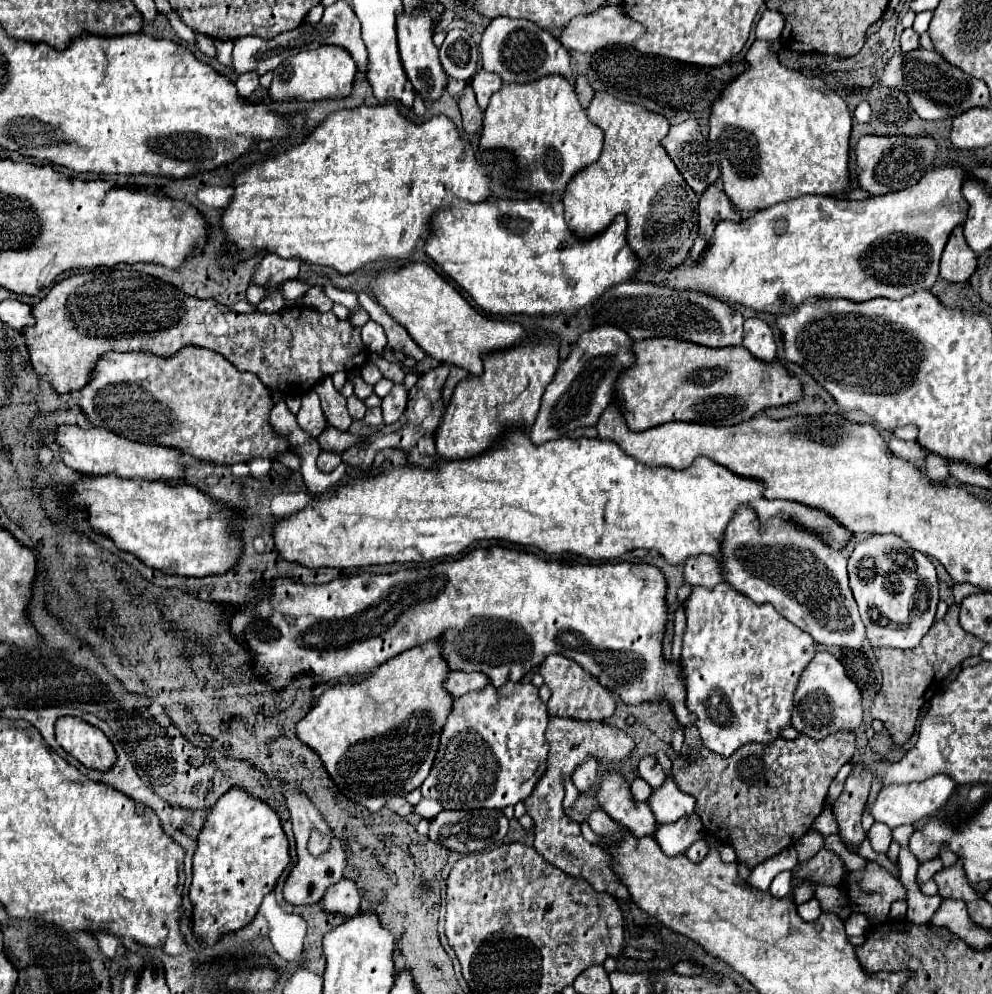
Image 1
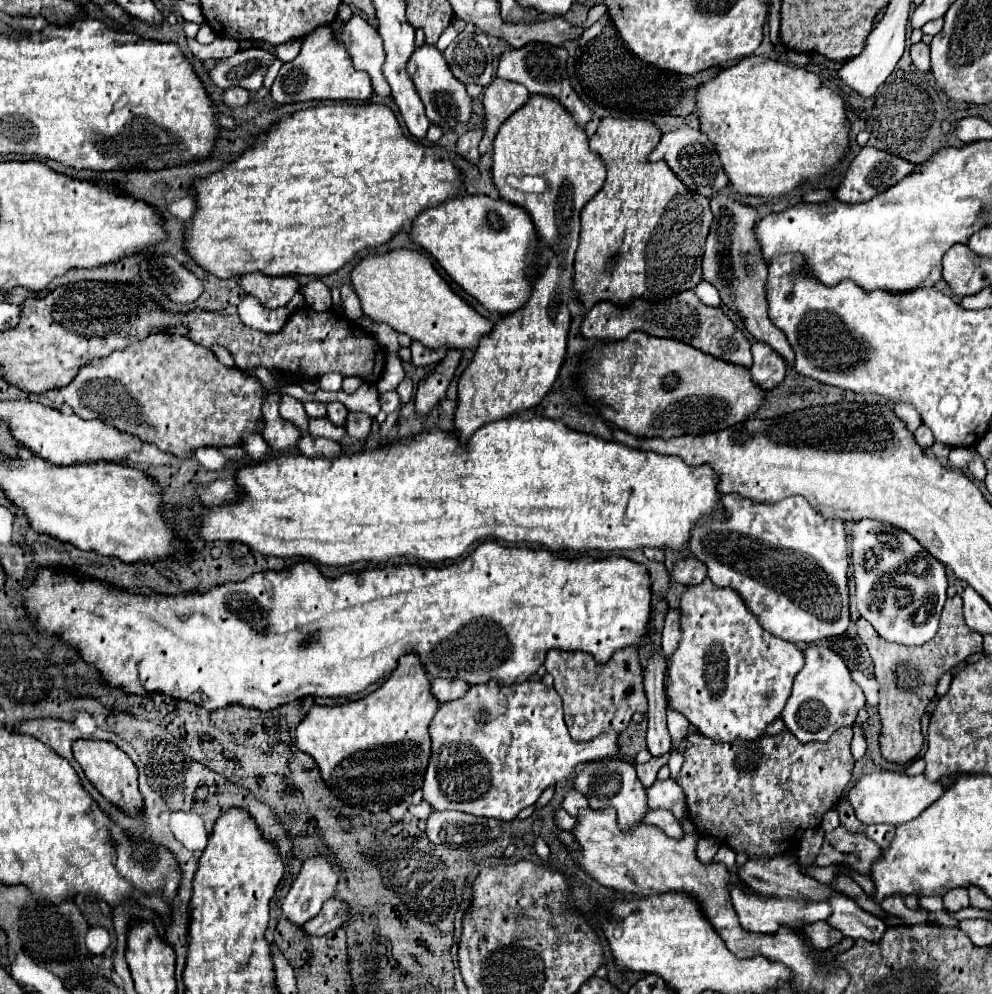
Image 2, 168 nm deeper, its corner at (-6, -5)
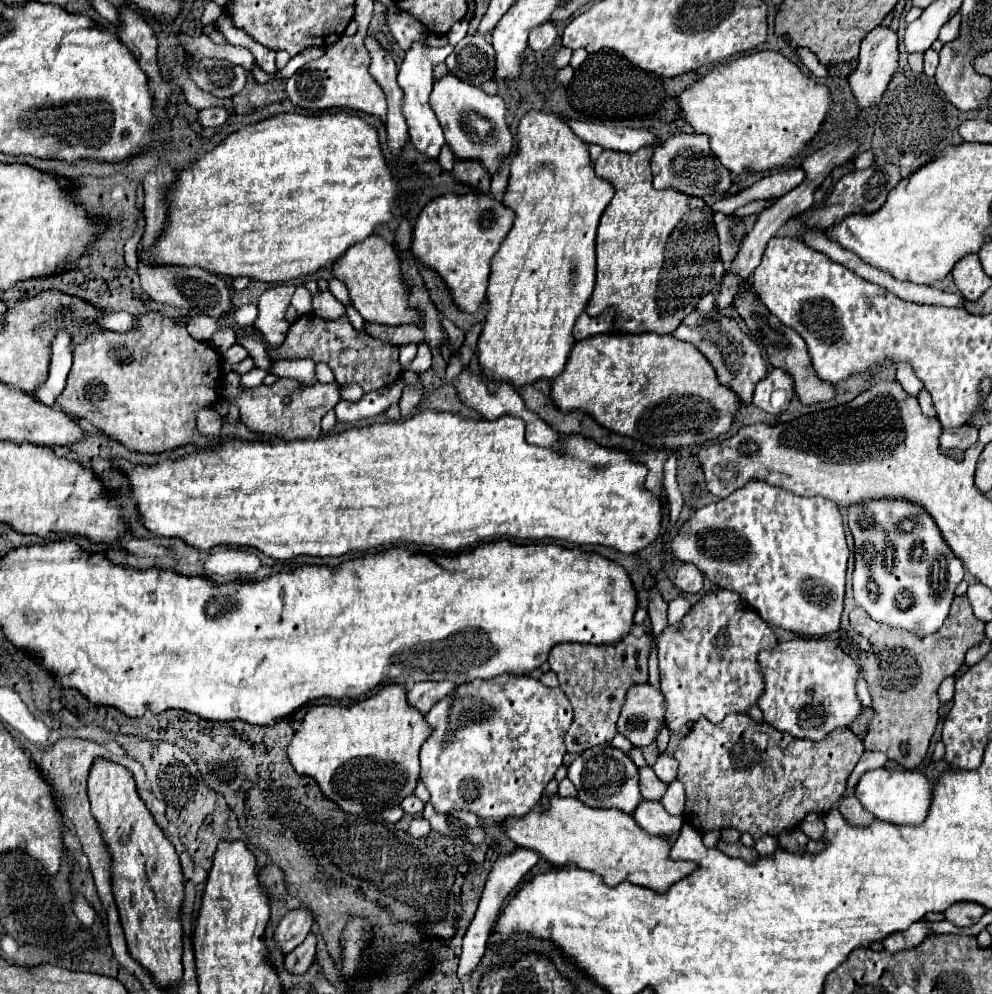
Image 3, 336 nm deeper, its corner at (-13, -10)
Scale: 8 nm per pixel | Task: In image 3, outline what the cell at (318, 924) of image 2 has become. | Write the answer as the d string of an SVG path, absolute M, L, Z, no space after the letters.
M311 933L299 947L295 947L295 951L285 955L285 967L295 975L303 975L315 961L315 949L317 949L317 939Z

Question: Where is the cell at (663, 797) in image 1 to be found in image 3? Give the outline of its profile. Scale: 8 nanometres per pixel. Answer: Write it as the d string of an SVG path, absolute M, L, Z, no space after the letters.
M651 767L639 769L639 781L641 781L643 799L647 799L647 801L661 801L661 797L665 795L665 791L669 787L661 779L657 779L657 775L653 773Z

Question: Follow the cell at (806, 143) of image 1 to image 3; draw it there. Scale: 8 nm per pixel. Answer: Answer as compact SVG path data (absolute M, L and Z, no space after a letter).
M757 51L753 55L717 65L679 95L679 105L685 121L695 129L695 133L705 133L711 137L711 151L733 175L769 175L799 155L813 141L829 117L833 99L825 85L813 83L811 77L801 73L797 65L781 53Z

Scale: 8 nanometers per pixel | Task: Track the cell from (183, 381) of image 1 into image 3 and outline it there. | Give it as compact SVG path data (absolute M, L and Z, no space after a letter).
M161 313L137 315L137 319L141 325L135 331L95 331L85 343L75 347L67 387L57 397L57 405L73 417L91 421L99 431L115 437L131 451L161 455L193 443L193 437L197 435L197 411L217 405L223 379L221 357L209 343L193 339L183 327L177 327Z

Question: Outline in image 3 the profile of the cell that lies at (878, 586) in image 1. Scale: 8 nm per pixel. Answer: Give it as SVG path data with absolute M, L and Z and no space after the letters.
M901 499L899 501L869 501L869 503L859 503L859 505L849 507L847 525L849 525L853 541L855 541L855 571L853 571L853 595L855 595L855 603L859 607L863 607L865 613L871 619L875 619L879 623L889 623L889 627L895 627L895 629L901 629L901 631L911 631L913 635L931 635L931 633L939 631L939 627L943 625L943 621L949 615L949 607L951 607L951 601L955 597L955 587L963 581L965 569L963 569L963 563L959 559L955 559L955 555L951 553L951 549L943 541L943 537L941 537L937 525L933 523L933 519L921 507L917 507L917 505L909 503L909 501L901 501Z

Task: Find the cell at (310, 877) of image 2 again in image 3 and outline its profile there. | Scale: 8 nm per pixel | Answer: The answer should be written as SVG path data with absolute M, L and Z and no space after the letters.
M299 907L293 911L287 911L283 921L279 923L275 931L277 945L283 953L293 951L297 945L305 941L305 937L311 933L311 925L315 923L313 911L309 907Z

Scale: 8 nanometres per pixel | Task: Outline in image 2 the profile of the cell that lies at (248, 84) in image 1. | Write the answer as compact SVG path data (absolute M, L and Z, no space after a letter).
M238 86L228 88L228 90L224 90L224 94L222 94L222 102L224 102L226 106L230 106L230 108L234 108L234 106L244 106L244 104L248 102L248 90L240 90Z

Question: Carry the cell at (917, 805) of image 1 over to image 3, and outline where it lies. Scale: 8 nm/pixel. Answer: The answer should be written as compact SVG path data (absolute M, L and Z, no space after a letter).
M873 769L865 773L857 787L855 797L873 813L875 819L895 823L895 825L919 825L929 813L931 799L933 799L933 781L925 777L921 771L887 771L887 769Z

